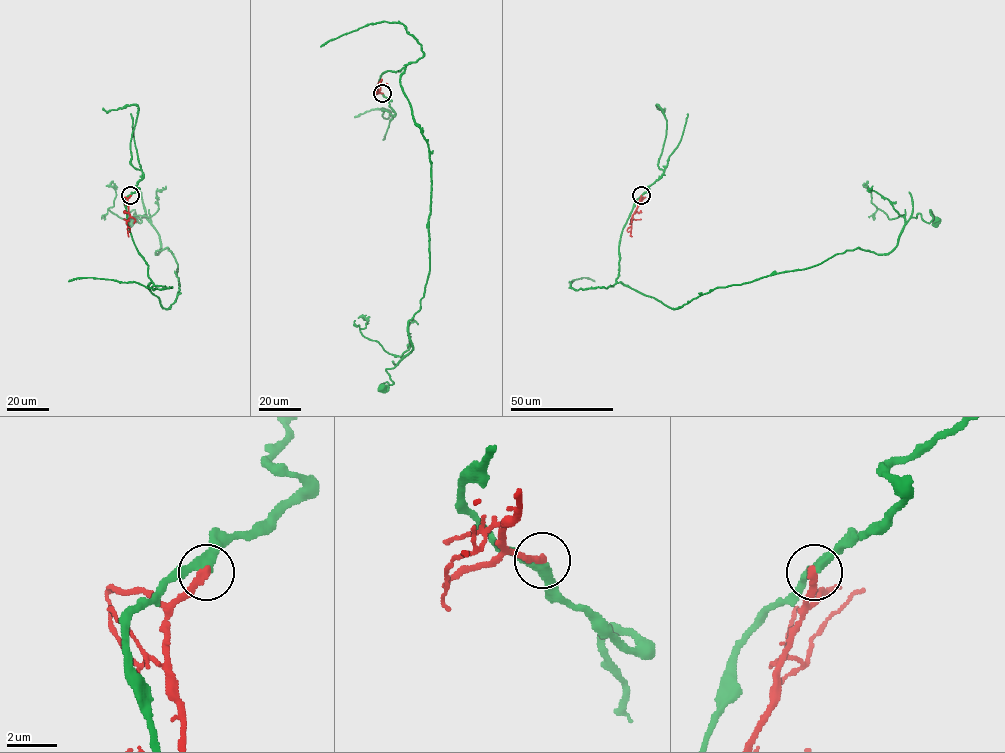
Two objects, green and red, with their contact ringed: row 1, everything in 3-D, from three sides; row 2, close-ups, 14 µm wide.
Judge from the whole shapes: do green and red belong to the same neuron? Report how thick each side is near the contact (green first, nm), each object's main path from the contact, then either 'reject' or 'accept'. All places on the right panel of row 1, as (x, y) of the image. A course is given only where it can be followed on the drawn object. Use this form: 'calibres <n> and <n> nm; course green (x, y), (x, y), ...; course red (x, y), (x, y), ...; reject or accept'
calibres 320 and 320 nm; course green (641, 195), (616, 281), (672, 308), (847, 250), (887, 254), (911, 217), (929, 222), (930, 209), (937, 220); course red (641, 195), (632, 216), (631, 236); reject

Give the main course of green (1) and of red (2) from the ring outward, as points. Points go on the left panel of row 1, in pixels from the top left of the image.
1: (130, 195), (148, 288), (168, 308), (177, 264), (167, 248), (156, 254), (146, 217), (133, 209), (130, 220)
2: (130, 195), (127, 199), (129, 236)

